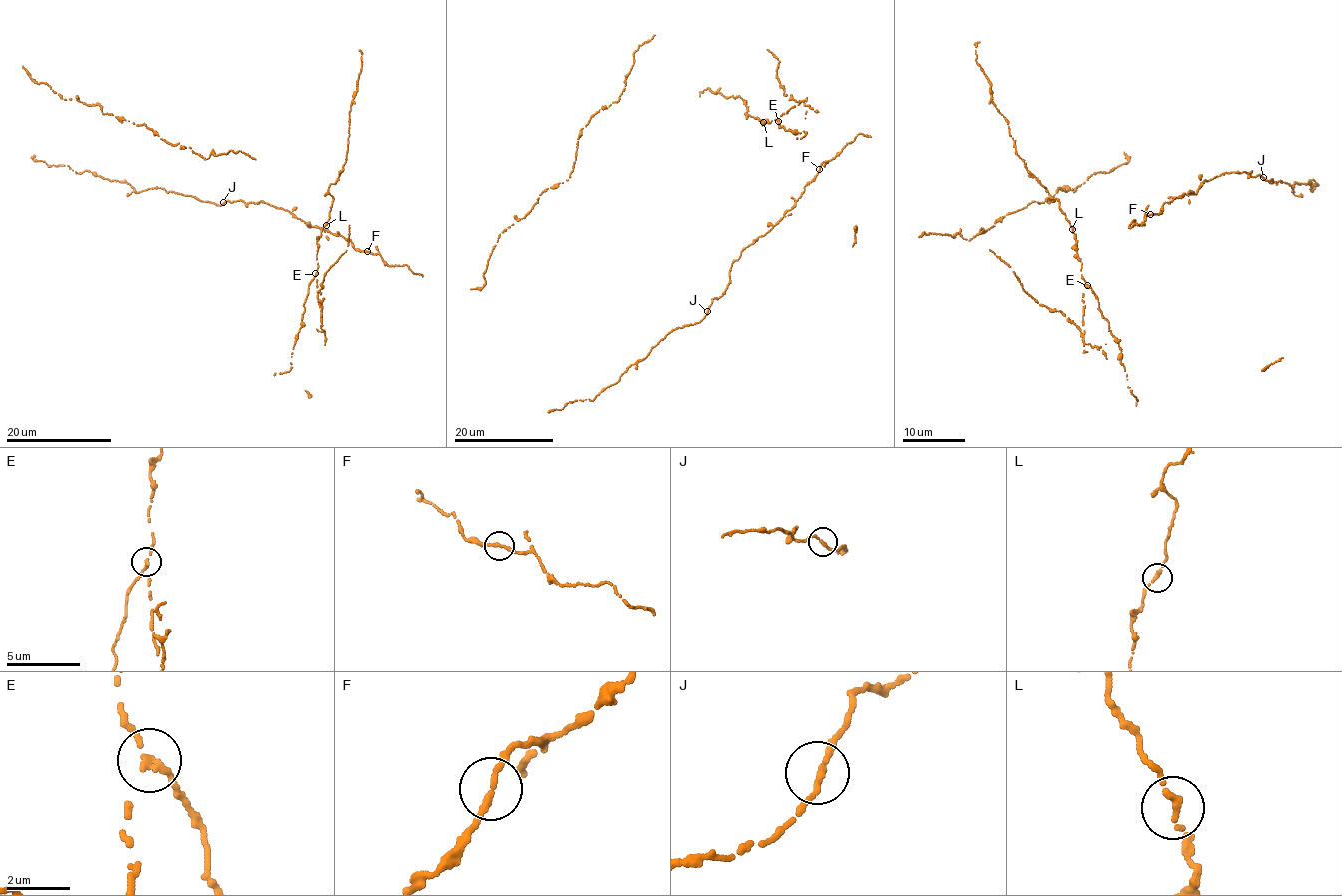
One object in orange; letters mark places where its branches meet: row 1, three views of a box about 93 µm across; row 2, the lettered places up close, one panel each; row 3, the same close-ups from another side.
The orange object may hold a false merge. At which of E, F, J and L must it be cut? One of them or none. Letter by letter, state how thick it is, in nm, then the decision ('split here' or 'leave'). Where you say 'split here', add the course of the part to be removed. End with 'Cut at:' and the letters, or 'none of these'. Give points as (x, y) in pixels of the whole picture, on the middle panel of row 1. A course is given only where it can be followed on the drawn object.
E: calibre 200 nm; split here
F: calibre 200 nm; leave
J: calibre 200 nm; leave
L: calibre 220 nm; leave
Cut at: E

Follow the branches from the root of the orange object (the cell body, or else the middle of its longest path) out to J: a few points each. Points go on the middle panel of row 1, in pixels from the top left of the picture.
J: (813, 179), (778, 223), (741, 252), (729, 269), (726, 290), (712, 300), (707, 311)

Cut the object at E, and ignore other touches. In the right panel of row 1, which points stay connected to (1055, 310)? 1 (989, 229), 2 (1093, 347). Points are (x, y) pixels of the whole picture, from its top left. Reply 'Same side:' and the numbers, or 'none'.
Same side: 2

